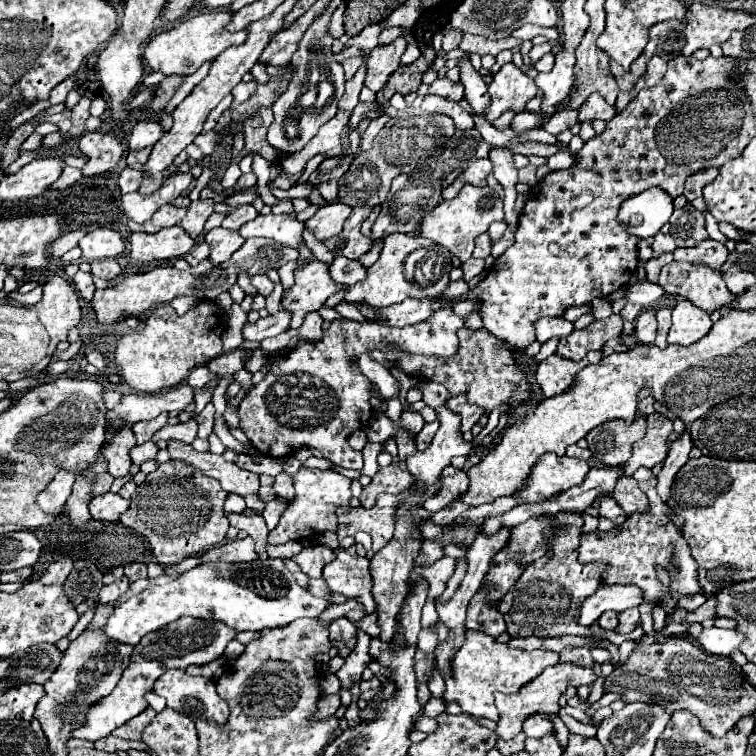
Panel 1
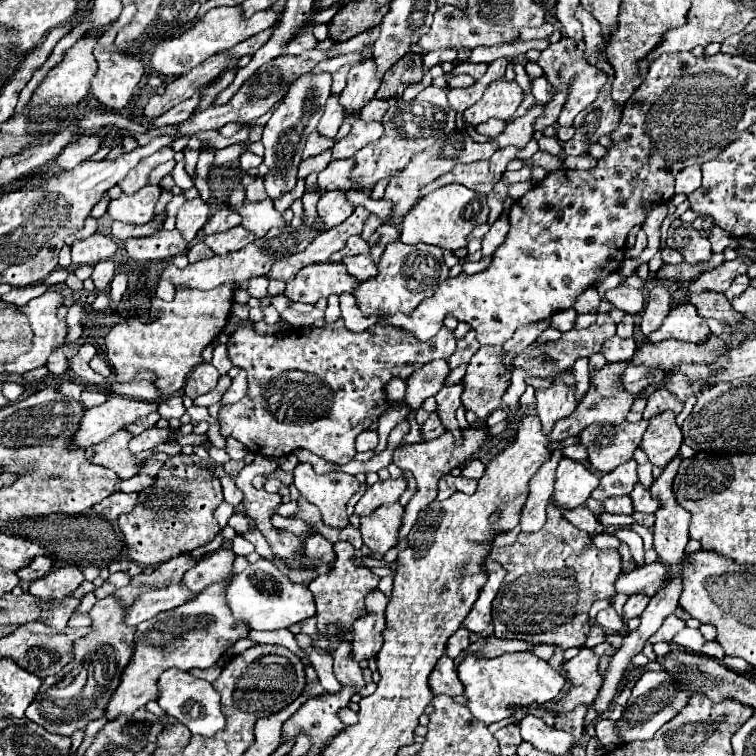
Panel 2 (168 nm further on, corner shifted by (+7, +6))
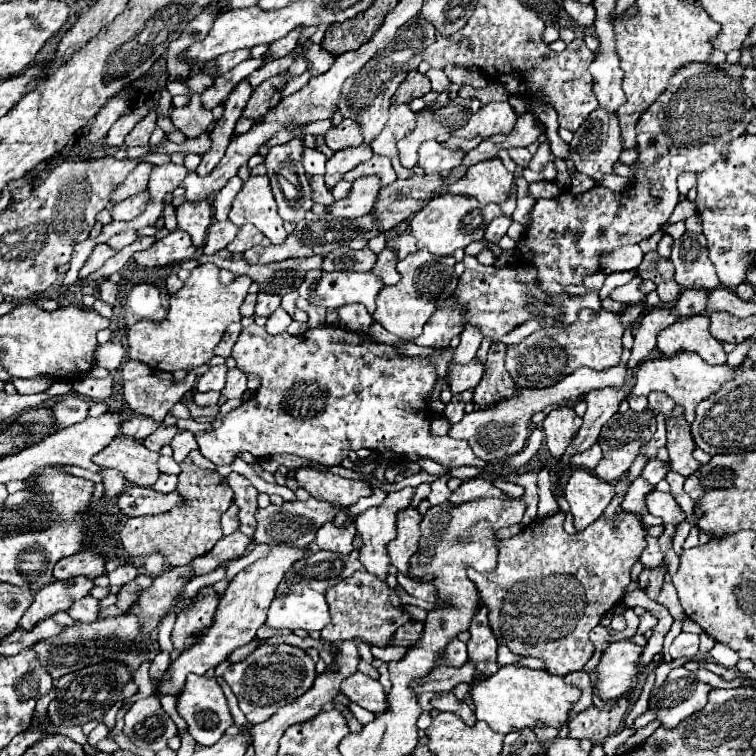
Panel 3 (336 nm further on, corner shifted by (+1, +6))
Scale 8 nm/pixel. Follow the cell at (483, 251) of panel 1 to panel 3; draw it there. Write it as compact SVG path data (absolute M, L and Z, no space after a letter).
M506 216L494 218L494 220L488 224L486 232L484 232L484 242L486 242L486 244L498 244L498 240L506 234L506 230L508 230L510 224L512 224L512 220L506 218Z

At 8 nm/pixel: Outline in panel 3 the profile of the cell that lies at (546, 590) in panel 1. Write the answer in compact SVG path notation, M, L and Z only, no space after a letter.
M560 510L548 518L536 518L530 526L524 526L520 534L500 540L498 560L494 574L482 576L476 570L468 570L468 578L478 586L482 602L490 610L490 626L500 644L506 644L514 654L538 656L546 660L546 670L552 674L568 674L582 670L594 652L588 632L598 626L600 618L622 600L624 588L630 584L630 568L640 558L644 550L646 532L642 530L640 516L636 514L616 514L618 534L610 524L600 518L586 530L578 534L566 534L564 530L566 514Z

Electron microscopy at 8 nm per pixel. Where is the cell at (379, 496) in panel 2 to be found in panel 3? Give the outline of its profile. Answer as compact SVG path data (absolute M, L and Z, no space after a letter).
M412 486L398 492L388 492L386 500L380 506L368 508L356 516L356 530L364 538L364 546L360 548L360 562L378 578L386 578L388 574L390 558L386 544L388 540L396 538L396 512L410 506L414 492L416 488Z

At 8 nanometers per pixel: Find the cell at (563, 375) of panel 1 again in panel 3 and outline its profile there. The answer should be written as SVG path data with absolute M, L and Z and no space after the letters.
M560 406L560 408L552 410L546 416L546 420L542 422L548 450L556 460L560 460L560 456L564 454L568 440L580 428L580 422L582 422L582 418L570 406Z

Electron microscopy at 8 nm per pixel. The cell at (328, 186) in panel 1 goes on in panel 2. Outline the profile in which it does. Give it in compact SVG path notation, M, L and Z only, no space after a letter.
M354 158L334 160L318 174L318 186L322 190L356 190L354 182L350 182L350 170L354 170Z

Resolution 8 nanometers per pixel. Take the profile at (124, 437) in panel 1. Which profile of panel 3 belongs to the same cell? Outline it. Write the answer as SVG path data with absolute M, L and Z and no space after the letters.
M120 434L116 440L110 442L110 446L98 452L92 462L98 466L120 470L124 478L136 486L152 486L160 476L156 464L158 458L158 452L152 452L144 448L142 442Z

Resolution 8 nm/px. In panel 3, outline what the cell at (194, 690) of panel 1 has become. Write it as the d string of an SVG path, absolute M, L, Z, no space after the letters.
M229 660L221 662L215 668L216 678L206 678L206 676L196 676L196 674L188 674L188 680L184 684L184 690L178 696L178 704L176 704L176 712L188 722L188 732L192 734L192 738L202 744L202 746L212 746L216 744L224 730L232 726L232 716L226 704L226 696L220 688L220 684L216 682L217 677L224 674L224 672L231 666Z

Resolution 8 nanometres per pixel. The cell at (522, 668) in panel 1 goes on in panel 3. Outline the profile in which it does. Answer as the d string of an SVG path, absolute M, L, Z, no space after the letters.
M500 666L496 674L482 676L472 682L472 698L476 704L476 718L484 720L494 732L508 734L512 728L520 730L524 726L534 728L536 720L546 722L548 726L560 728L566 722L566 714L580 698L576 686L568 686L562 676L550 674L546 670L534 670L528 666Z

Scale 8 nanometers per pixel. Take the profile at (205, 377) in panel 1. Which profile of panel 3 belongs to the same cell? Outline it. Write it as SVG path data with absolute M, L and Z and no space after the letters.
M222 364L222 366L212 366L208 372L204 372L198 382L196 382L196 390L198 392L210 392L210 390L222 390L224 388L224 382L226 382L226 372L228 368Z

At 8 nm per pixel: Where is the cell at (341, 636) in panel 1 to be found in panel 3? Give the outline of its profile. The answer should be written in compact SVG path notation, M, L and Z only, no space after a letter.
M362 672L346 678L344 682L348 684L342 684L340 686L340 692L346 694L350 698L350 702L354 704L360 704L362 708L370 710L370 712L380 712L384 710L386 706L386 694L382 690L380 684L372 684L372 682L378 682L378 680L372 680L368 676L364 676Z

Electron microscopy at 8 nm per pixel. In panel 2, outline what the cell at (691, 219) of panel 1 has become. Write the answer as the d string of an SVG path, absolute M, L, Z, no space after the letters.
M680 218L670 224L666 244L668 248L678 250L684 256L686 264L700 264L712 258L708 238L702 238L698 230L694 230L688 222L682 222Z

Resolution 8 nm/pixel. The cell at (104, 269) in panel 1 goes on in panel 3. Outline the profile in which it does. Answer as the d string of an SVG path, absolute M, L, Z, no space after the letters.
M104 278L104 280L100 282L100 298L102 298L104 302L108 302L110 306L112 306L114 300L116 300L116 292L118 292L118 286L116 286L110 278Z

